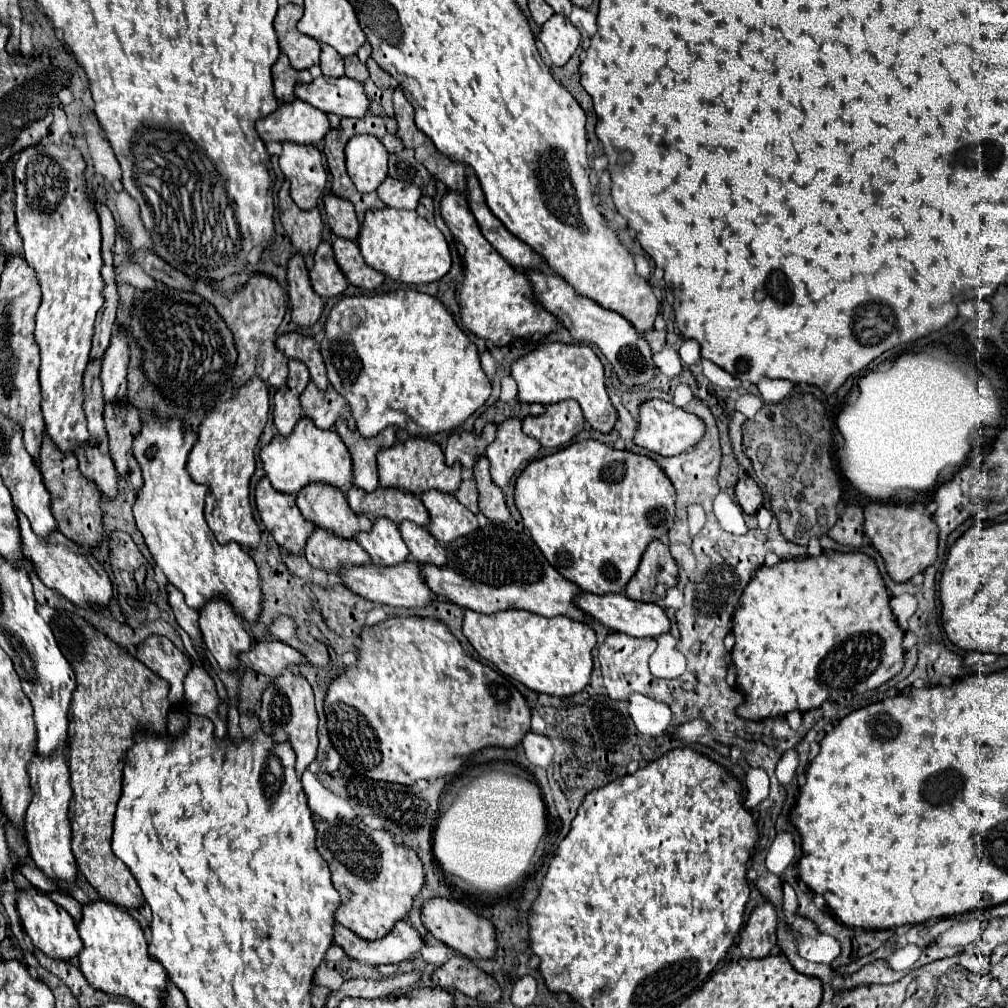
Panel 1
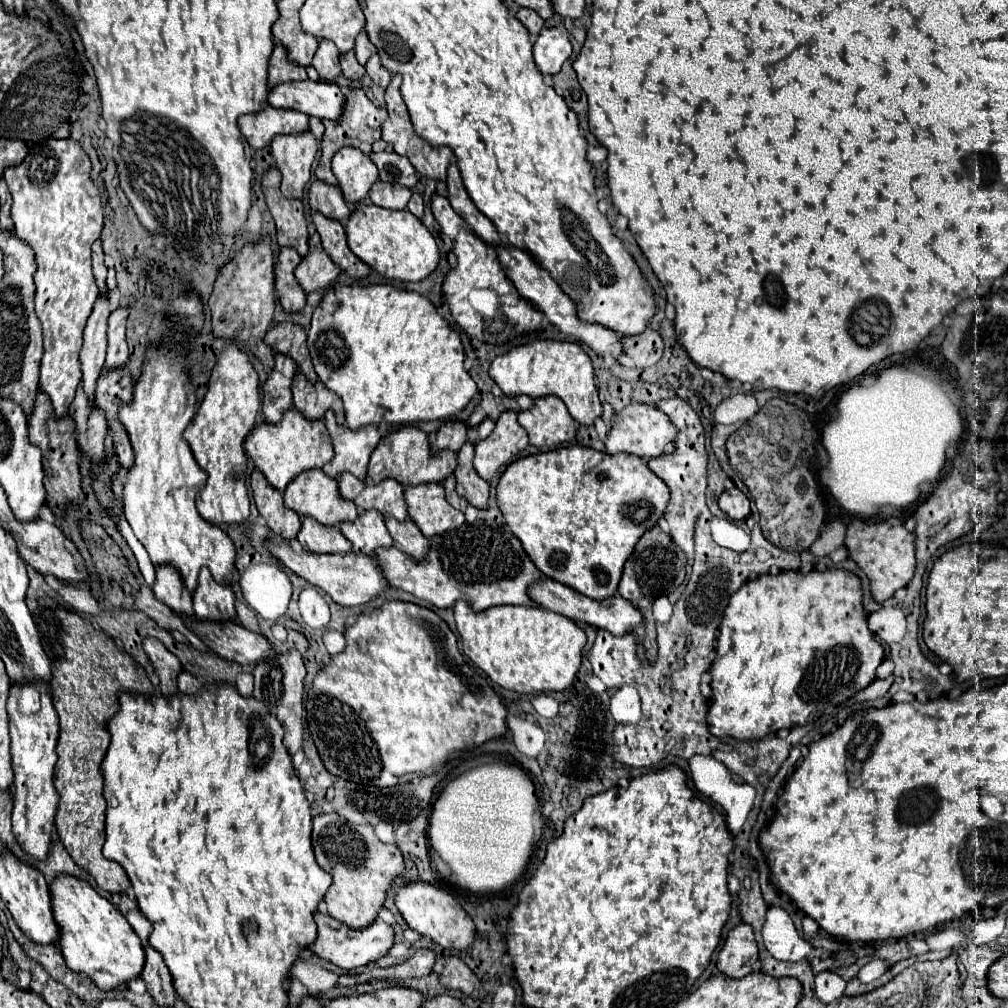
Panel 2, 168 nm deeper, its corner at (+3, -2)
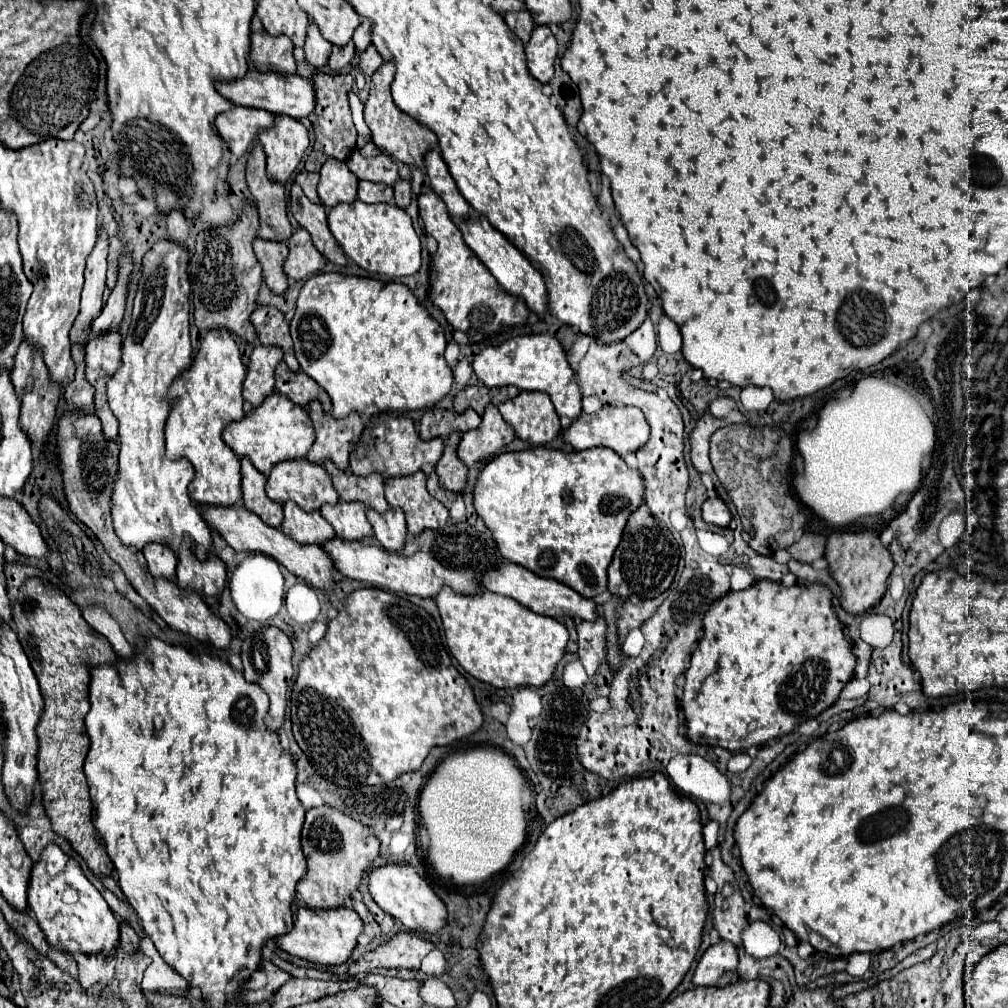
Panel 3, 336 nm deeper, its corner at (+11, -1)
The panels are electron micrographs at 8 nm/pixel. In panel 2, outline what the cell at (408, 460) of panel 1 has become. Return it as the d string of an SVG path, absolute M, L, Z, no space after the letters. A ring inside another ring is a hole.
M405 425L381 439L381 443L375 447L367 475L373 483L381 483L383 479L397 479L403 487L411 485L421 485L421 483L443 483L457 467L457 455L453 451L441 451L433 453L427 441L427 435L413 427Z

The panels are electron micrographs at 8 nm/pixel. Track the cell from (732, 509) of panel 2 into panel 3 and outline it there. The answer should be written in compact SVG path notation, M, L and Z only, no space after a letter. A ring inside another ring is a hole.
M713 494L703 502L703 520L711 526L725 528L731 520L731 514L729 514L725 502Z

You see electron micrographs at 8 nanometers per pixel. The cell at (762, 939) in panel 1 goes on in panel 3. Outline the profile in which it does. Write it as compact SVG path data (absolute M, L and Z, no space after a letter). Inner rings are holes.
M721 940L715 946L709 946L707 952L697 962L697 968L693 972L693 984L723 988L731 982L737 962L739 958L735 946L731 942Z

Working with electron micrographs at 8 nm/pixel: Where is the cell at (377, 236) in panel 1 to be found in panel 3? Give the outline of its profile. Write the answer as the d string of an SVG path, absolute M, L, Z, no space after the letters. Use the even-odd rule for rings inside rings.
M355 200L351 204L337 204L329 210L327 224L331 234L343 248L345 256L367 272L387 274L391 278L397 278L397 276L411 276L421 266L421 242L413 230L411 218L405 214L405 210L401 210L395 204L363 204L361 200Z

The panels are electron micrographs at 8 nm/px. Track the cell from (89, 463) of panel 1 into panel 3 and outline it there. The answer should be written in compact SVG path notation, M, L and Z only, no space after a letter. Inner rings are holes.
M71 346L71 356L77 364L77 372L75 372L73 382L69 382L65 388L65 402L71 408L89 410L93 406L95 390L85 380L85 350L81 350L81 346Z

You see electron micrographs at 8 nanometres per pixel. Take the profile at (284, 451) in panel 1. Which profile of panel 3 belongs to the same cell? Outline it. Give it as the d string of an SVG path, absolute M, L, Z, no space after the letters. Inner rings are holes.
M273 392L269 398L265 398L265 402L257 408L253 408L249 414L243 416L243 420L233 420L225 426L221 438L223 442L239 456L247 456L253 466L269 476L271 468L277 462L283 460L293 460L293 458L303 458L307 454L307 450L313 444L313 424L309 420L309 414L305 408L297 406L295 402L291 402L289 398Z

